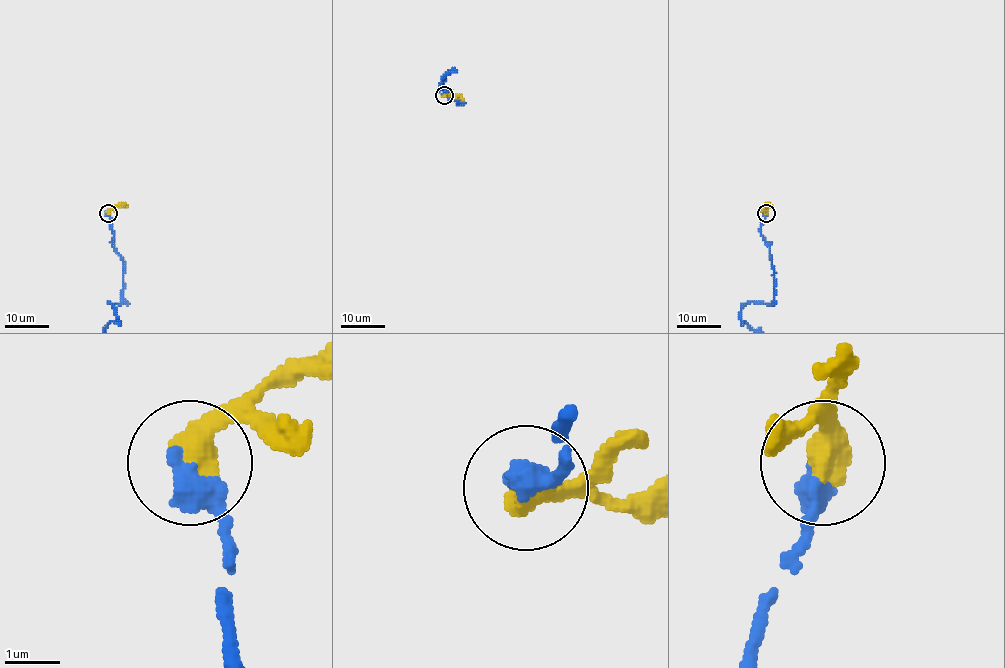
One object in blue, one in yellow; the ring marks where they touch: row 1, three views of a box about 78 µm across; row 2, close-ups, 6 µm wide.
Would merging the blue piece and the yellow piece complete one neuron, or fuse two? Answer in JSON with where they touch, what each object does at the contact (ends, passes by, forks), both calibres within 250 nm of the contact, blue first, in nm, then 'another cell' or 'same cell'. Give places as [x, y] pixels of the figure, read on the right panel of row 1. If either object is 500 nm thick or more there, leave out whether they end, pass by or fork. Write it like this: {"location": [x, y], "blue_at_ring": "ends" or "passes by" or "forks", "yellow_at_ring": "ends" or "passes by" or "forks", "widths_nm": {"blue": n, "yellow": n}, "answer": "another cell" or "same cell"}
{"location": [766, 213], "widths_nm": {"blue": 500, "yellow": 600}, "answer": "same cell"}

